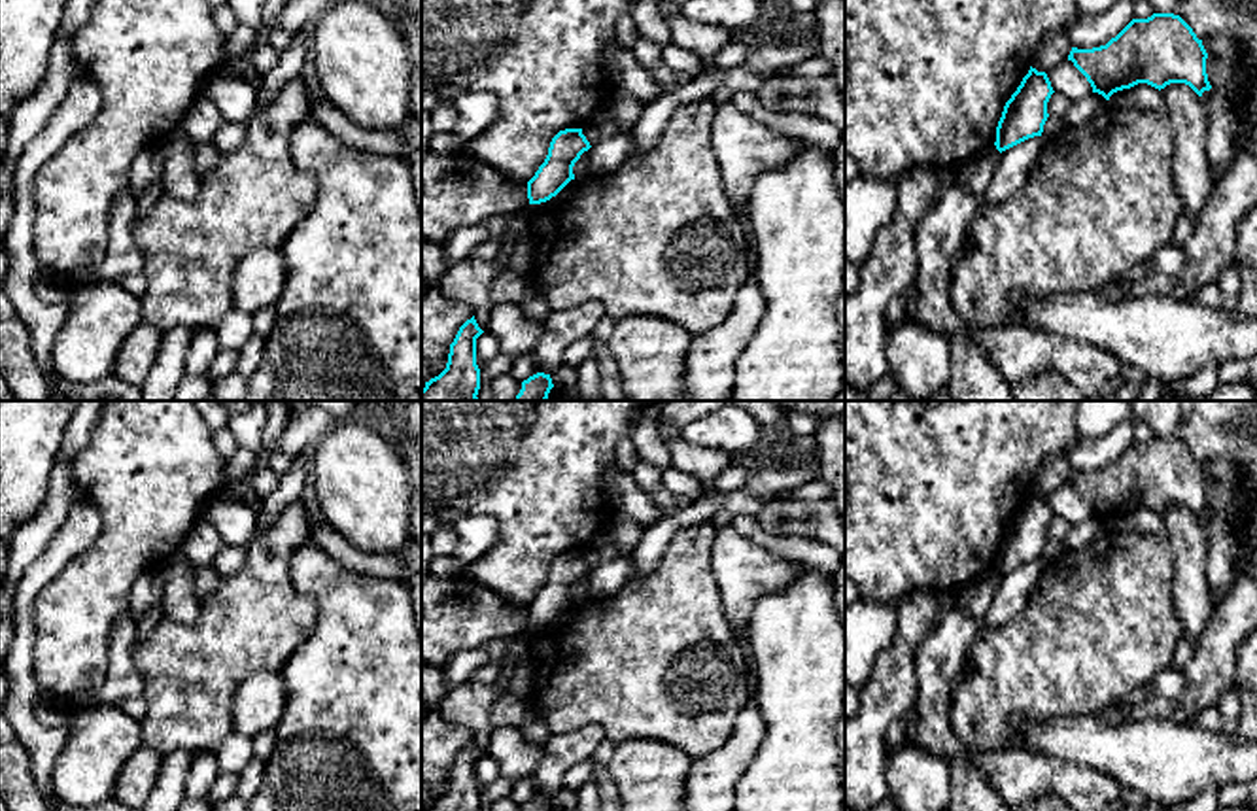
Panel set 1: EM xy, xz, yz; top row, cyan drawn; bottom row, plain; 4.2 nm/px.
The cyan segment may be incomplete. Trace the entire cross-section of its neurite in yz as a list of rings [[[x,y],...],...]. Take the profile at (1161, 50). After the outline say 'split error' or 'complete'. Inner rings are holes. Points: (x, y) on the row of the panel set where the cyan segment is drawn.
[[[1174,13],[1132,19],[1106,45],[1072,47],[1068,60],[1087,78],[1093,93],[1106,100],[1117,91],[1147,83],[1164,89],[1185,83],[1198,96],[1212,85],[1206,74],[1208,53],[1193,28]]] | complete

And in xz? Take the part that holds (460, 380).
[[[474,316],[459,327],[450,344],[446,369],[425,382],[422,401],[478,401],[480,369],[476,365],[476,338],[482,333]]] | complete

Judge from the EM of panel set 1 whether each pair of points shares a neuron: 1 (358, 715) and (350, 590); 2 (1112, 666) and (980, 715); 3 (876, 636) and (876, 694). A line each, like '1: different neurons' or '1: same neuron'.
1: same neuron
2: same neuron
3: different neurons

